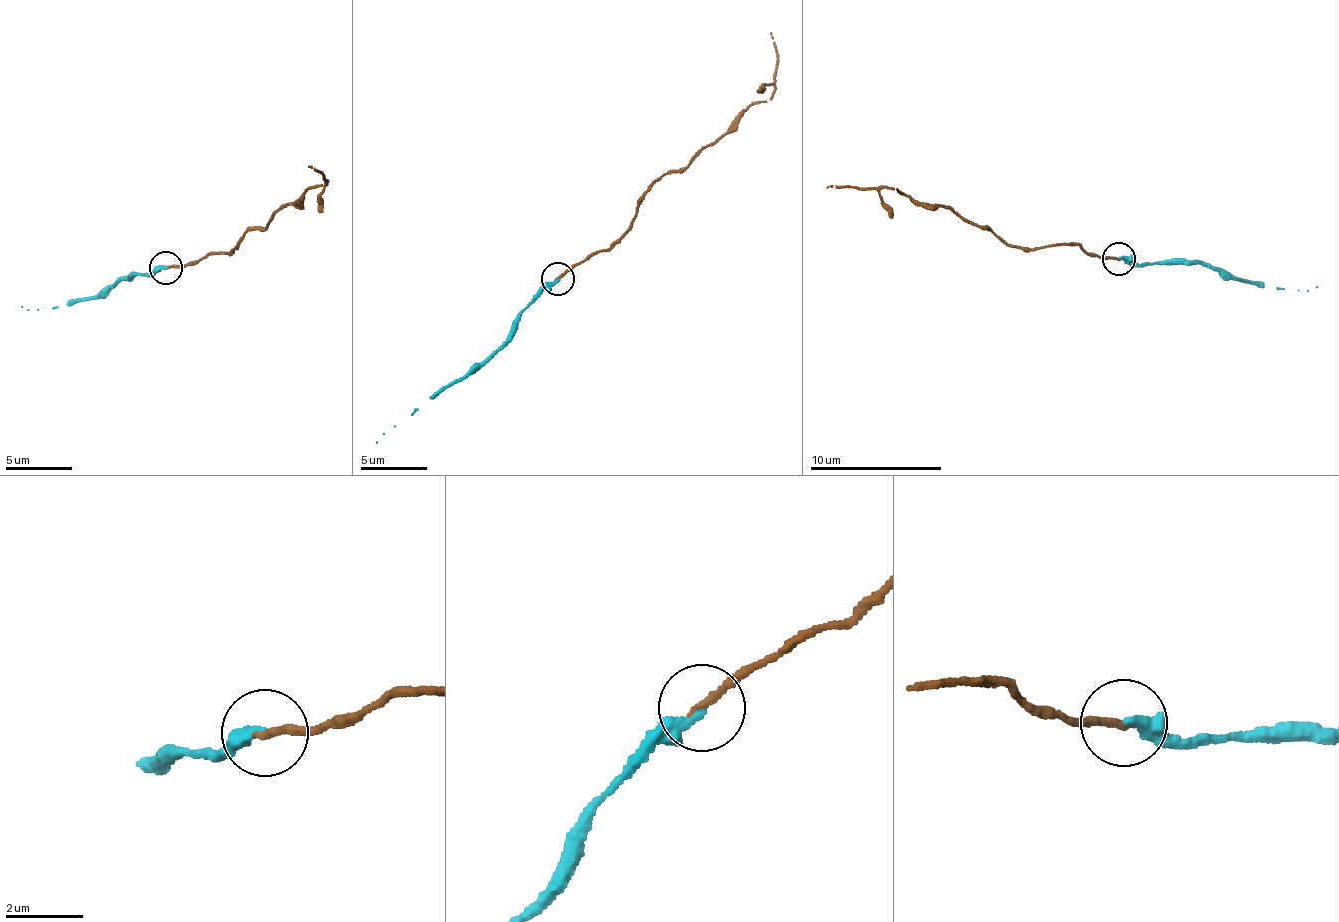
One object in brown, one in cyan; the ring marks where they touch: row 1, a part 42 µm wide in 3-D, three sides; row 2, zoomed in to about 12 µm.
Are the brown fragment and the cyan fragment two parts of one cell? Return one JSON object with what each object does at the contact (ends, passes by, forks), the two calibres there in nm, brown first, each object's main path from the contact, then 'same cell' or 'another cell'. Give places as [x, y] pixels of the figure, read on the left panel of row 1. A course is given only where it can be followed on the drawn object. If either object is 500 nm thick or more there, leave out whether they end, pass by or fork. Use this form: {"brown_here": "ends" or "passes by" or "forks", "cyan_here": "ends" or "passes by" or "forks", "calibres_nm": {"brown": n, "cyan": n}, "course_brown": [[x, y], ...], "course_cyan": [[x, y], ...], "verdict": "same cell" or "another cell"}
{"brown_here": "ends", "cyan_here": "ends", "calibres_nm": {"brown": 200, "cyan": 280}, "course_brown": [[165, 266], [237, 248], [246, 232], [267, 229], [280, 207], [326, 182], [307, 166]], "course_cyan": [[165, 266], [142, 276], [115, 281], [95, 296], [27, 310], [23, 306]], "verdict": "same cell"}

